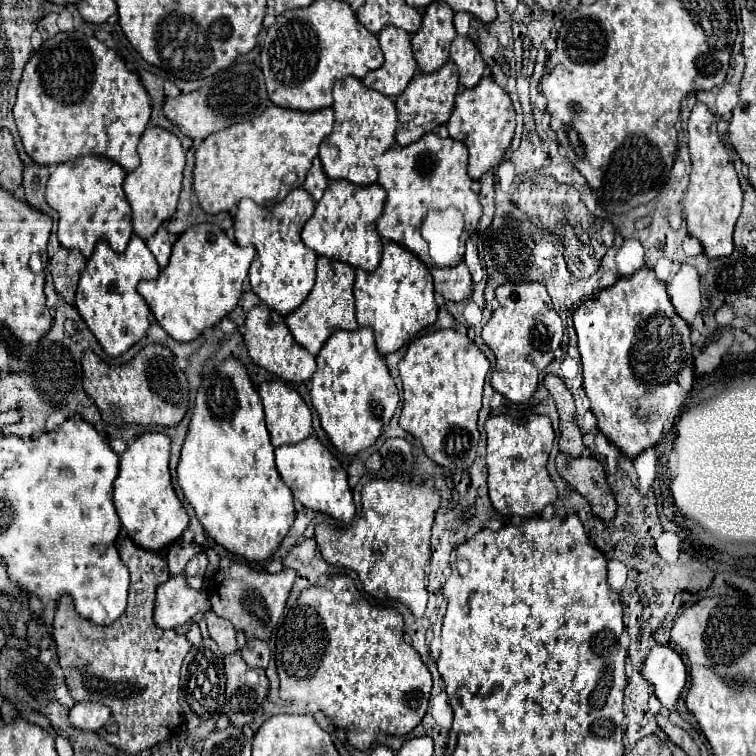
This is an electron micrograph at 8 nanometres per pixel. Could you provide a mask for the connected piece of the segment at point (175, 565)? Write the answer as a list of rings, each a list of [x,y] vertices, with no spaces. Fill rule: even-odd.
[[[178,539],[174,545],[170,545],[168,555],[166,555],[170,575],[172,575],[172,577],[174,577],[174,575],[180,575],[180,573],[184,571],[186,563],[188,563],[194,555],[198,555],[200,551],[202,551],[202,547],[198,547],[196,543],[188,543],[188,541],[184,541],[184,539]]]

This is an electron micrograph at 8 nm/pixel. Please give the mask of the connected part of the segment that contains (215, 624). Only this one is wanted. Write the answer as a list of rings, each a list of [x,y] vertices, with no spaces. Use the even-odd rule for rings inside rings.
[[[212,609],[204,613],[204,621],[208,623],[208,633],[218,643],[220,651],[224,655],[226,653],[236,653],[236,629],[232,627],[232,623],[218,617]]]

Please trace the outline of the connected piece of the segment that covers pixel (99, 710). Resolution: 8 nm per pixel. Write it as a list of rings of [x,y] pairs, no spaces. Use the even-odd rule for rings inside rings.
[[[76,703],[70,711],[68,711],[68,719],[70,725],[80,729],[80,731],[98,731],[110,717],[108,707],[104,707],[102,703]]]

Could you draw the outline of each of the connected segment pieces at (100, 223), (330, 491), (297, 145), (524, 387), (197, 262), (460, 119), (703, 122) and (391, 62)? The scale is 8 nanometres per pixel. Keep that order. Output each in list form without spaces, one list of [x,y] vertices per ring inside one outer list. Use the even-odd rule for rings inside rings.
[[[86,155],[68,163],[56,165],[46,185],[46,203],[58,213],[58,241],[64,249],[78,249],[86,259],[92,255],[98,241],[106,241],[116,253],[124,253],[126,245],[132,237],[132,211],[122,191],[126,171],[100,155]]]
[[[310,435],[302,443],[278,447],[276,467],[282,481],[292,489],[294,499],[298,499],[304,507],[314,509],[318,513],[326,513],[344,523],[350,523],[354,519],[356,507],[352,501],[352,491],[348,487],[346,470],[338,463],[338,459],[318,441],[318,437]]]
[[[268,107],[252,121],[232,125],[206,137],[196,149],[194,191],[200,207],[206,213],[228,211],[248,197],[262,207],[274,207],[292,189],[302,187],[312,159],[324,137],[330,135],[334,125],[332,109],[314,113]]]
[[[528,281],[518,285],[500,285],[496,289],[496,299],[500,305],[482,329],[482,339],[496,357],[490,383],[512,403],[526,403],[538,387],[538,375],[550,365],[554,351],[560,347],[562,321],[542,283]]]
[[[194,225],[174,243],[168,267],[156,279],[140,281],[138,293],[162,329],[172,339],[188,343],[236,309],[254,255],[254,247],[240,247],[236,241],[230,241],[218,225]]]
[[[484,77],[474,89],[464,89],[456,95],[456,107],[448,119],[450,137],[464,143],[470,151],[468,175],[480,179],[488,169],[502,163],[504,151],[510,147],[516,127],[516,113],[506,91],[490,77]]]
[[[696,103],[688,119],[688,147],[692,159],[690,185],[684,193],[684,213],[688,223],[688,233],[698,237],[704,253],[710,259],[726,257],[732,253],[732,233],[736,219],[742,209],[742,189],[738,185],[738,175],[730,163],[730,155],[720,141],[718,117],[710,113],[704,103]]]
[[[384,27],[378,35],[378,41],[384,53],[384,65],[376,71],[370,71],[362,83],[368,89],[384,93],[386,97],[398,97],[416,73],[410,35],[396,27]]]

